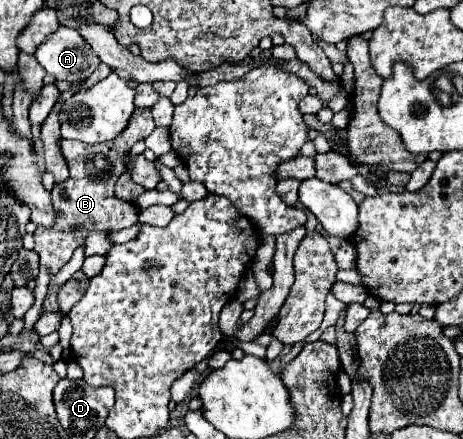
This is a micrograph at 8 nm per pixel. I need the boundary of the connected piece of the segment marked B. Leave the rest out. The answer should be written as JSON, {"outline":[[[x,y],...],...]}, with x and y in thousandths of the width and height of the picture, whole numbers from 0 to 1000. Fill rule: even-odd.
{"outline":[[[294,246],[285,260],[285,273],[276,278],[276,292],[259,310],[233,323],[216,328],[181,328],[173,319],[125,319],[130,346],[143,360],[143,374],[151,383],[151,401],[138,419],[117,419],[108,451],[121,483],[121,506],[108,519],[78,519],[73,528],[73,569],[86,583],[86,624],[78,633],[78,692],[56,711],[52,720],[52,747],[48,761],[65,756],[86,724],[86,702],[99,679],[99,656],[112,638],[112,629],[151,592],[156,574],[181,556],[181,542],[194,524],[212,528],[238,528],[238,524],[263,524],[281,519],[298,506],[298,478],[285,474],[281,460],[246,451],[246,419],[255,401],[268,392],[268,346],[285,337],[289,323],[311,319],[333,296],[333,273],[324,260],[324,246]]]}

